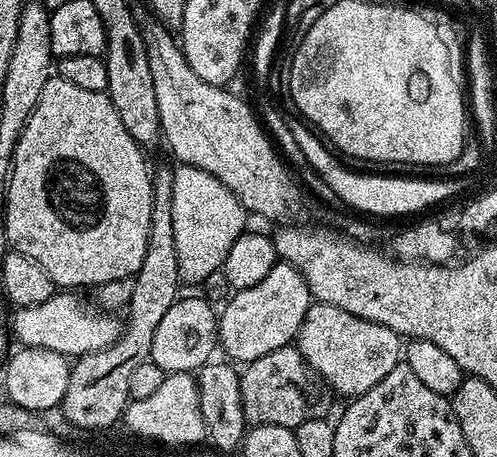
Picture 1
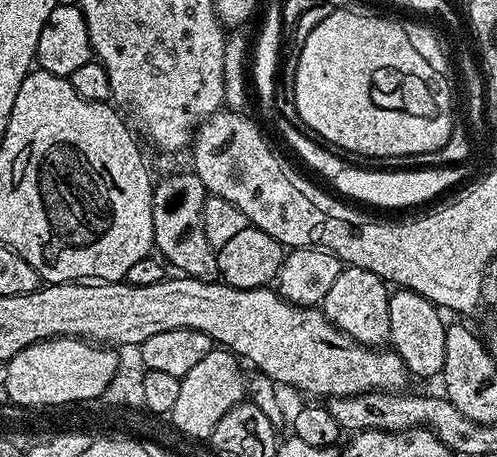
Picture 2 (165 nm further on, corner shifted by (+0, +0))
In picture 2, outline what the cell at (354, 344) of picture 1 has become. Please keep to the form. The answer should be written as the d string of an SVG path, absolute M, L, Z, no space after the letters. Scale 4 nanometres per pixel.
M351 266L341 267L338 278L326 290L326 298L322 305L324 317L359 344L384 346L389 343L390 334L390 295L389 285L385 284L378 274L370 274L370 270L362 270Z

